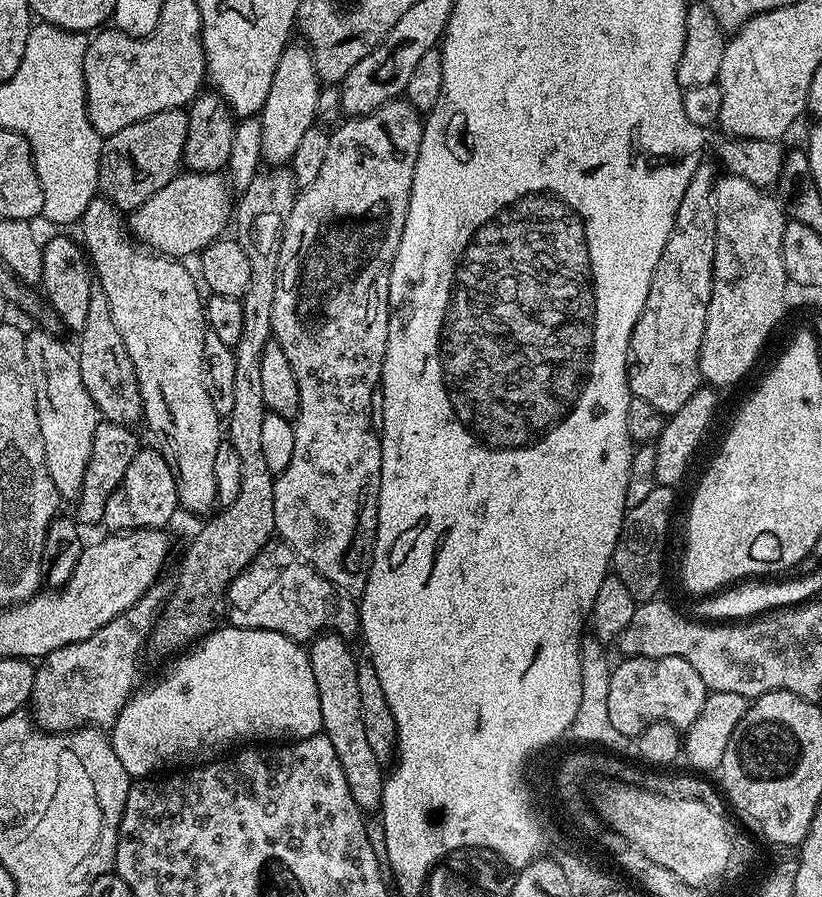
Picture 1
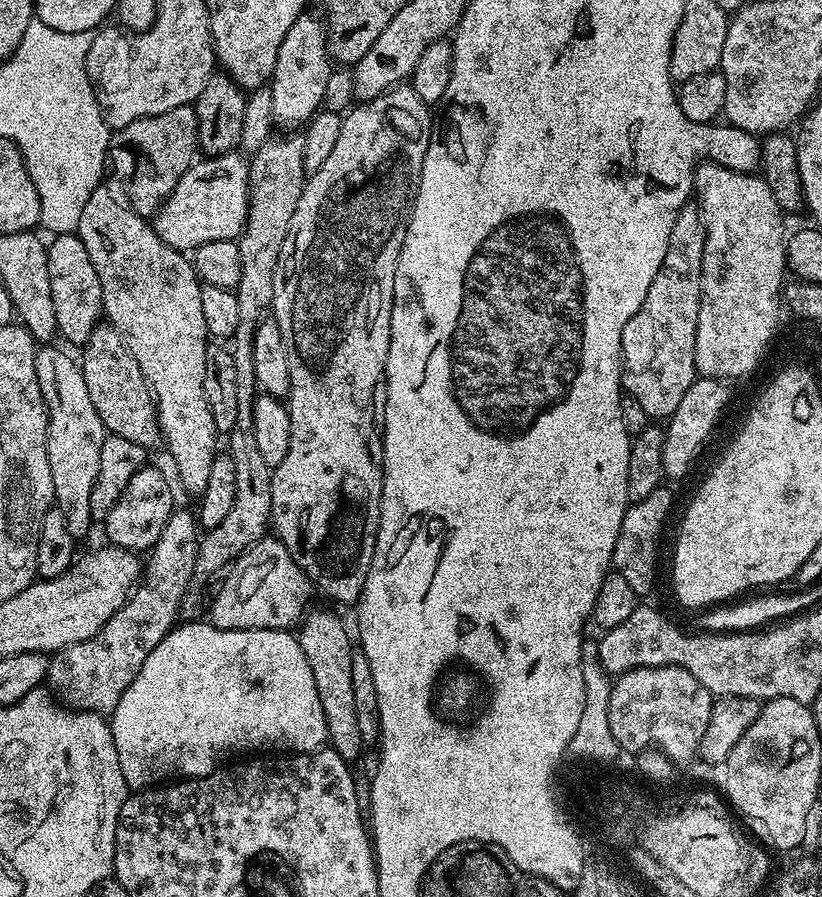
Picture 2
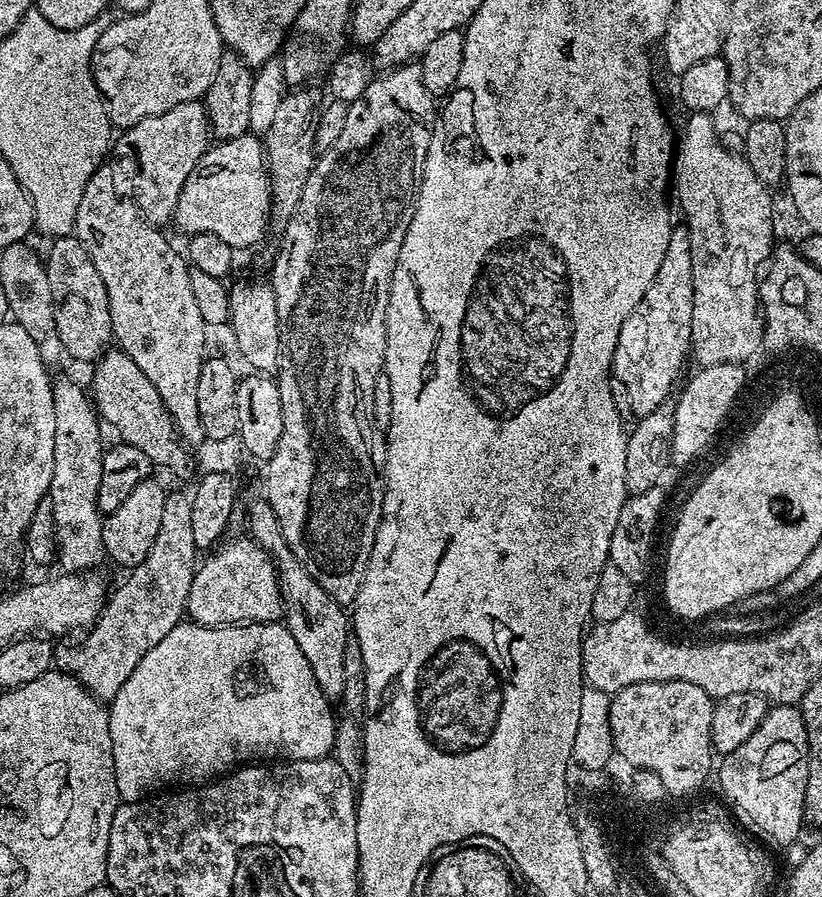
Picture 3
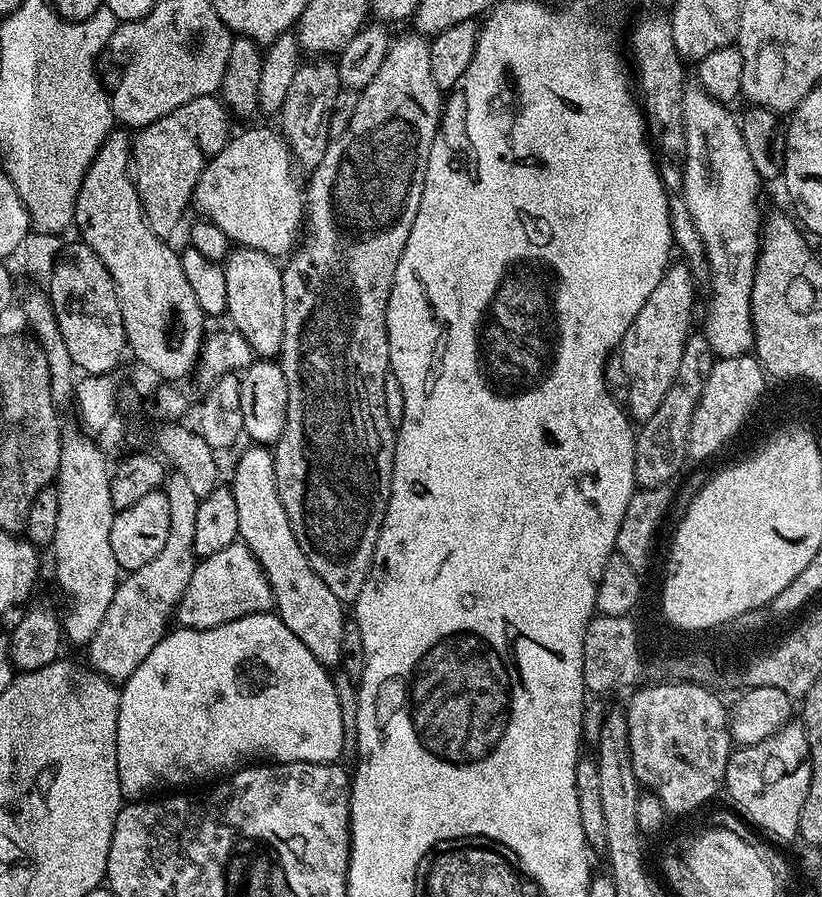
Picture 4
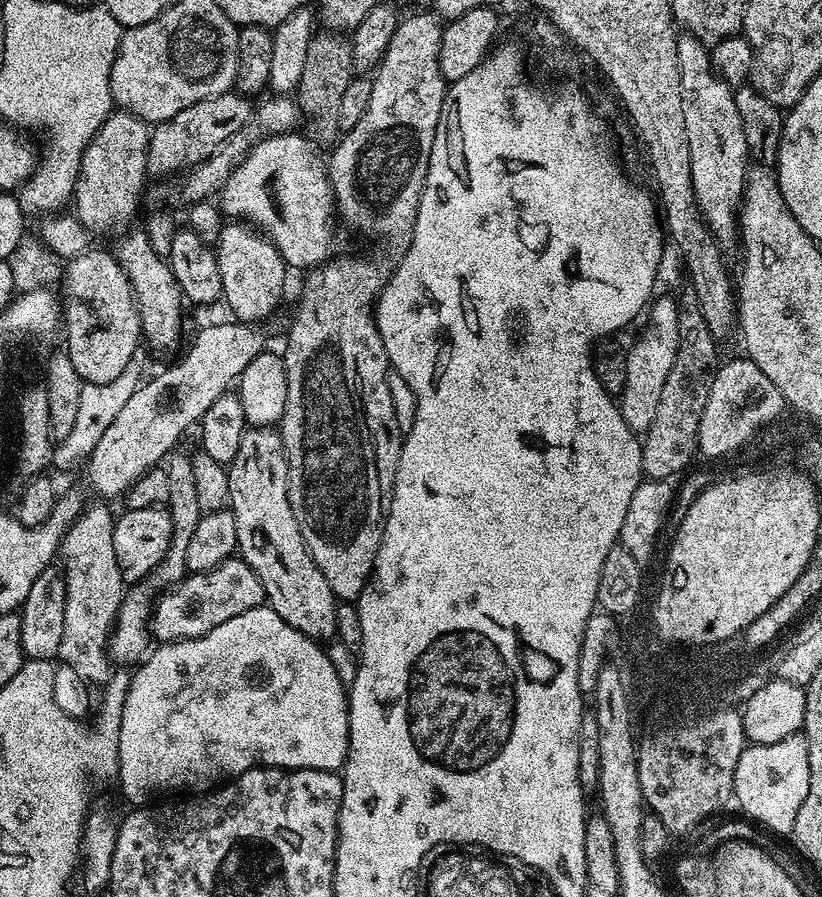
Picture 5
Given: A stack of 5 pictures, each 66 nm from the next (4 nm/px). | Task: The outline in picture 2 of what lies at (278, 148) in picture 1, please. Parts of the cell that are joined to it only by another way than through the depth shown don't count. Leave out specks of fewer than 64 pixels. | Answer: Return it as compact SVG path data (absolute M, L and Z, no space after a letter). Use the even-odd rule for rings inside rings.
M305 10L300 13L294 26L290 26L286 38L282 38L282 46L278 46L278 59L272 67L270 77L270 103L274 106L273 121L280 124L281 129L296 130L308 123L308 119L323 105L326 94L326 82L334 71L334 61L328 54L328 29L325 21L319 15L311 16L311 11Z

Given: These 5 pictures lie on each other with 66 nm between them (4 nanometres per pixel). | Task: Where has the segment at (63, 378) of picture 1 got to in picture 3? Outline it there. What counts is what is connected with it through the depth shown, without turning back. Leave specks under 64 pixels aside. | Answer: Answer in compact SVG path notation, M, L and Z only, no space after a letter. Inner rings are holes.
M57 379L52 385L54 394L54 478L48 487L48 495L54 502L54 520L56 522L56 551L58 564L64 572L87 572L95 569L101 559L105 559L102 542L104 516L98 504L99 487L102 486L102 458L106 443L100 437L102 421L92 402L91 395L80 384L72 380Z

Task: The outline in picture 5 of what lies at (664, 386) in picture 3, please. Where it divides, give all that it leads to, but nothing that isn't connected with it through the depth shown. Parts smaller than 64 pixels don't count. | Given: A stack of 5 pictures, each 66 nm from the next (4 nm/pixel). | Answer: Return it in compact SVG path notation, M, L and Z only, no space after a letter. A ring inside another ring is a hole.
M657 295L647 309L648 325L644 333L627 349L626 384L623 392L618 396L620 413L630 426L630 430L643 434L650 430L650 424L657 413L658 400L662 395L662 388L669 377L670 368L674 365L674 358L678 351L678 312L679 306L672 296Z

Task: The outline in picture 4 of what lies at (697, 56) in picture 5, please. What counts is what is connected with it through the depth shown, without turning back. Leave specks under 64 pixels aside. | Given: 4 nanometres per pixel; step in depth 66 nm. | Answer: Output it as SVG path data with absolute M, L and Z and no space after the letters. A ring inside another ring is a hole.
M688 86L684 90L684 129L686 130L686 154L684 155L684 186L682 195L686 202L686 208L690 210L690 218L694 218L694 226L698 226L698 234L702 238L704 258L706 261L706 276L712 279L712 297L708 300L708 313L704 316L702 333L708 340L712 353L716 358L722 356L747 356L754 348L754 330L752 329L752 287L754 286L754 274L756 273L756 259L760 256L760 238L762 235L762 215L760 216L760 187L762 181L758 170L754 170L754 162L750 162L750 153L746 151L746 142L742 138L740 121L734 115L732 108L727 104L721 104L706 90L699 86Z

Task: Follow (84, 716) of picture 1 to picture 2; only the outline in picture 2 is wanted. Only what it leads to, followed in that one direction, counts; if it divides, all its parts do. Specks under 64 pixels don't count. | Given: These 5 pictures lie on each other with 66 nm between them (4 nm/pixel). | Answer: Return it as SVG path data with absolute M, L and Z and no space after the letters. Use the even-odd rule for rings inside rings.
M173 511L166 526L162 526L162 534L158 534L158 542L147 553L142 579L129 592L128 601L94 638L51 653L46 684L61 705L101 714L111 714L116 709L126 686L130 686L138 670L142 670L142 662L146 662L150 650L154 650L177 623L176 615L181 615L184 598L190 591L188 583L196 576L199 545L197 517L193 513L191 516L188 512Z

